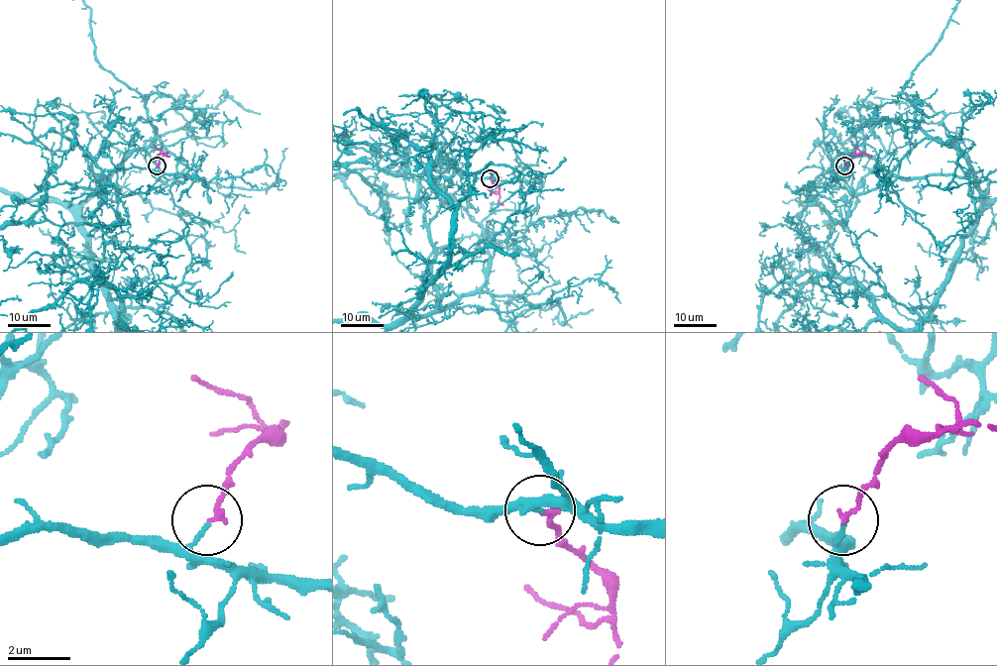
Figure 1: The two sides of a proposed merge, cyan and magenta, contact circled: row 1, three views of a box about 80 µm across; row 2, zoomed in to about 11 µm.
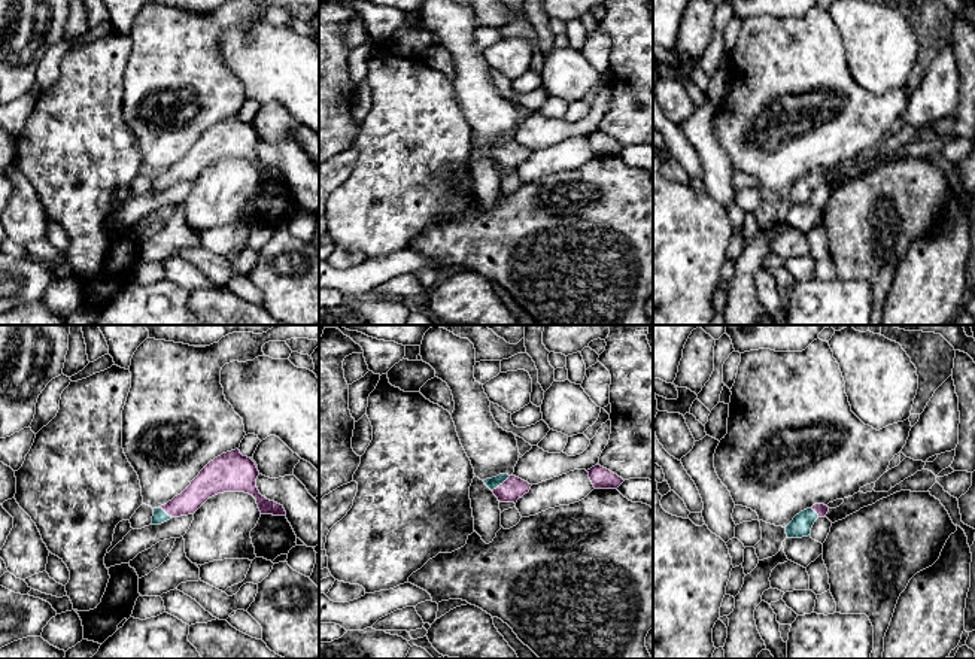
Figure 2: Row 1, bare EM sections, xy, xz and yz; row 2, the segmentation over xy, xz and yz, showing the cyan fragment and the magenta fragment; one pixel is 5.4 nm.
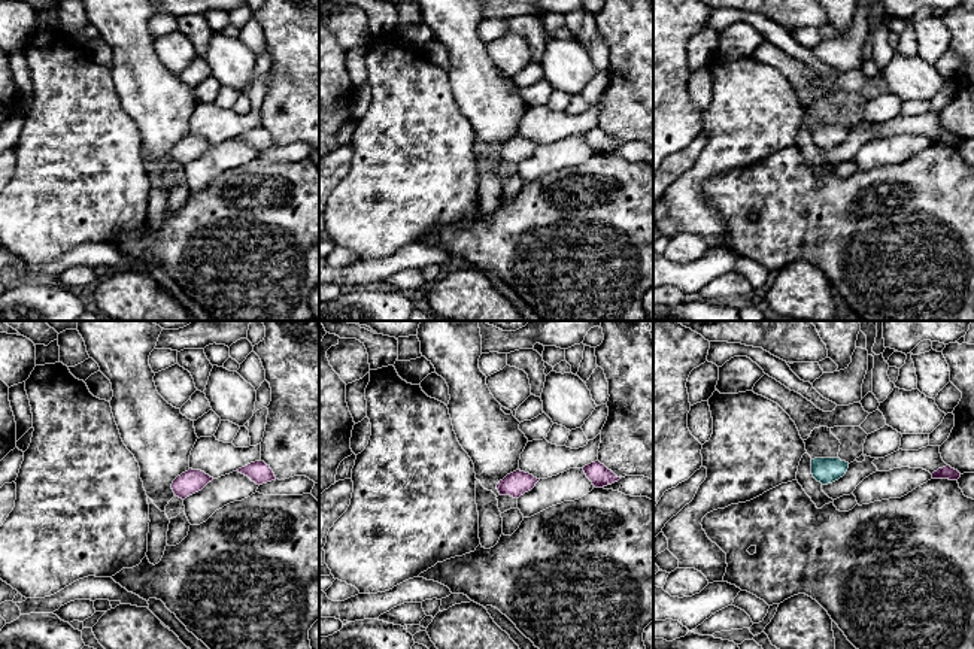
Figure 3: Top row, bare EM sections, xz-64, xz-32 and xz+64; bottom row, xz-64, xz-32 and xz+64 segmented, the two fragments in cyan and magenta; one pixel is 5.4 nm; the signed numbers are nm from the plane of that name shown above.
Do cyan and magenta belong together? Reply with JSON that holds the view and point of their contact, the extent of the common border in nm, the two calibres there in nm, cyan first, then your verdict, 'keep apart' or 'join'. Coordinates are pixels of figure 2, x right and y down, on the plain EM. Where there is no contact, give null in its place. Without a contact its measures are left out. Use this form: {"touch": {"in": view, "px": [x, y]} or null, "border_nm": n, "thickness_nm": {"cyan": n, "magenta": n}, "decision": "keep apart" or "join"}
{"touch": {"in": "xz", "px": [501, 149]}, "border_nm": 130, "thickness_nm": {"cyan": 70, "magenta": 120}, "decision": "join"}

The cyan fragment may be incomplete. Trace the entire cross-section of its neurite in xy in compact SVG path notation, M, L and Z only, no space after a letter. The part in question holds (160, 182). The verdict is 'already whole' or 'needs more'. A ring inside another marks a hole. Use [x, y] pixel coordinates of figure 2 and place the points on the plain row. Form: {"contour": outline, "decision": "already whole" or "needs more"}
{"contour": "M239 115L210 127L191 151L167 170L154 174L152 189L194 180L209 164L224 158L244 158L256 165L261 180L286 182L283 171L262 163L256 154L259 137Z", "decision": "needs more"}

